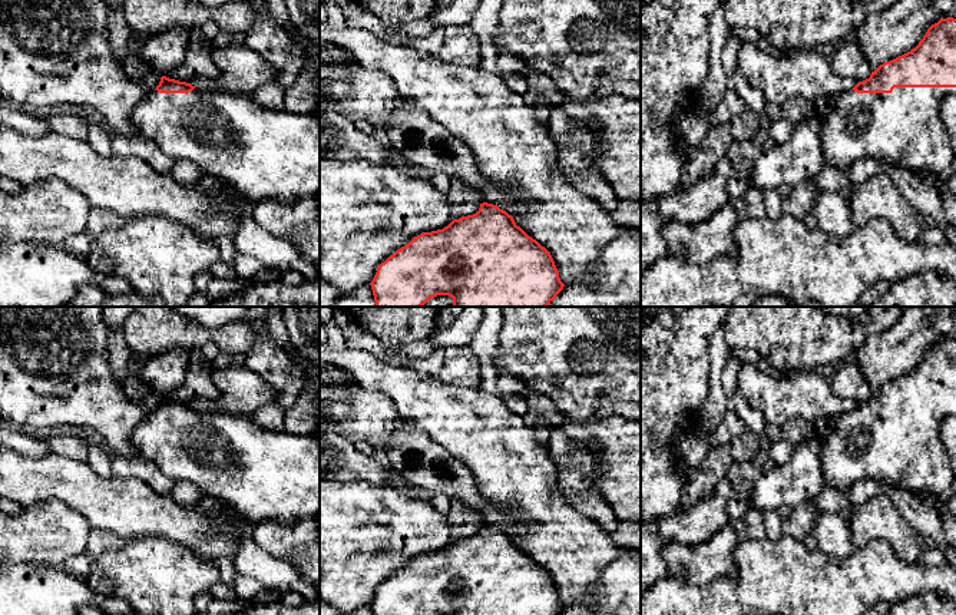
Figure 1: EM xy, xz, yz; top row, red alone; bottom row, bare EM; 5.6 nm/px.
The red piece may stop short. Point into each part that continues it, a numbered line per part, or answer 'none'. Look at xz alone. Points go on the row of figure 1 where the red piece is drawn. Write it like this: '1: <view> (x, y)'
none

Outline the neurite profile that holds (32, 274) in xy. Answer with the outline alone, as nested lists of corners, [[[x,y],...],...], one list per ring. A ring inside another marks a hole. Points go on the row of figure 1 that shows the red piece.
[[[36,241],[0,245],[0,307],[62,307],[89,282],[99,282],[99,277],[86,257],[67,252],[63,247]]]

